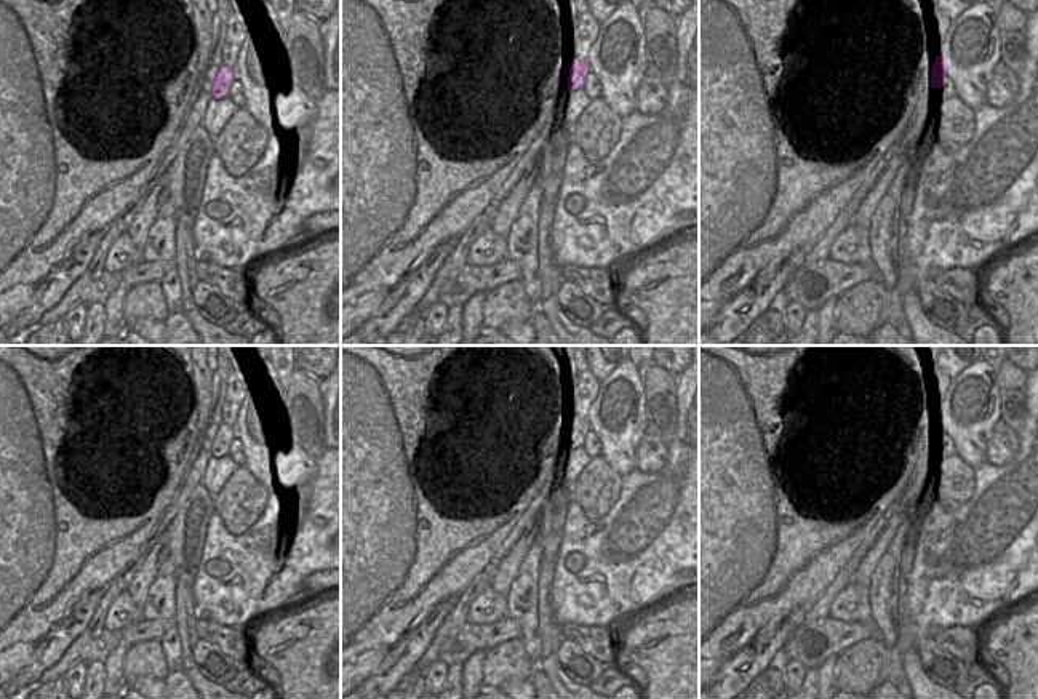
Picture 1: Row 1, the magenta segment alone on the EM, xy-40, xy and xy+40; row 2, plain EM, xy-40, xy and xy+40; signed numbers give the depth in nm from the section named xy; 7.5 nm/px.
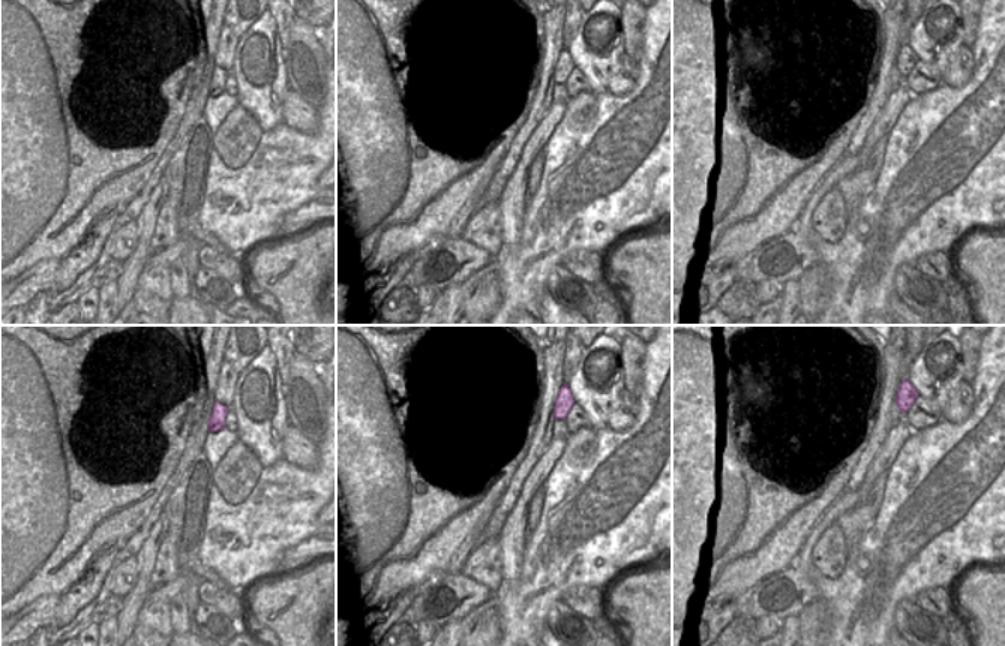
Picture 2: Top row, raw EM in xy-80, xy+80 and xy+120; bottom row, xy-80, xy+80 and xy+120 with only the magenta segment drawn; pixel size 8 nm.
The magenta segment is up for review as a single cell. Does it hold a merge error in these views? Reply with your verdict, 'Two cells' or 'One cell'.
One cell.

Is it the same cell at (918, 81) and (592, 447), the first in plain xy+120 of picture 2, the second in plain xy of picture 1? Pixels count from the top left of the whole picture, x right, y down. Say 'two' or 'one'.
one

